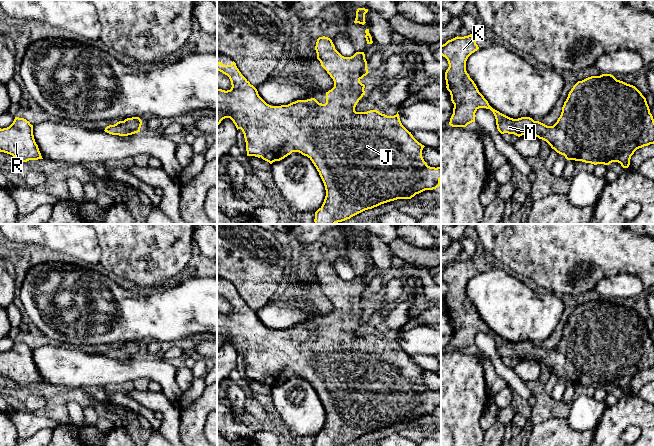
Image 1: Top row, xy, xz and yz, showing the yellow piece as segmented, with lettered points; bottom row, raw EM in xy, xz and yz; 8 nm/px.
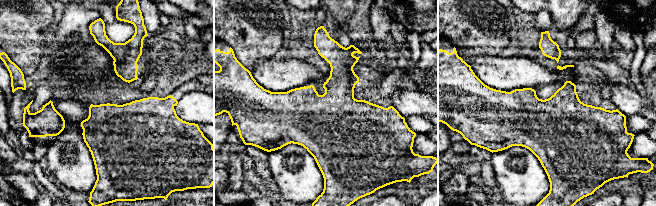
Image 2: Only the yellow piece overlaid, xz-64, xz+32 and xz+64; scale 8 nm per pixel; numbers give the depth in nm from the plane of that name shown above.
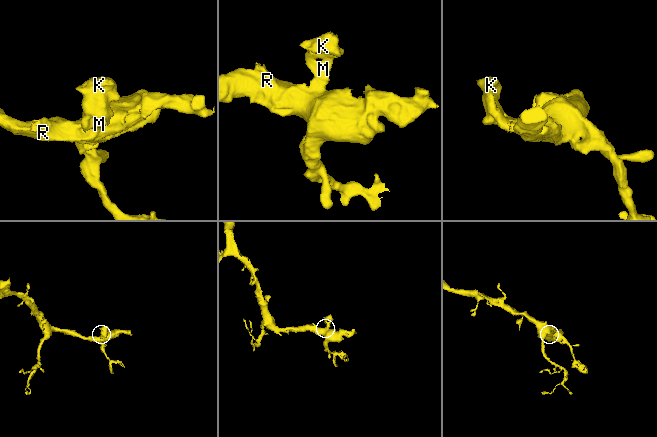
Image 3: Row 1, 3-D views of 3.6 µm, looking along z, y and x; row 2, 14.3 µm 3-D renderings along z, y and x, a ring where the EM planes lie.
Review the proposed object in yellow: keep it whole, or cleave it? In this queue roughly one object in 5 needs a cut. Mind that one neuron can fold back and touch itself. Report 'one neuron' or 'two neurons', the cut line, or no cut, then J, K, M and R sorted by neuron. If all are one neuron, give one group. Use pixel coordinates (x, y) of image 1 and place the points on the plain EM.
one neuron; cut none; groups J K M R

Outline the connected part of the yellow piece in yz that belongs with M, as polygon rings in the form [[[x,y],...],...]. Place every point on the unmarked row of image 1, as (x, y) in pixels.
[[[472,258],[457,260],[441,269],[441,279],[449,288],[445,296],[446,312],[454,328],[450,350],[466,351],[475,346],[475,337],[479,332],[486,332],[493,336],[497,353],[501,358],[536,360],[546,365],[567,384],[594,389],[618,386],[623,392],[629,391],[631,380],[637,373],[654,368],[654,343],[646,322],[635,310],[617,304],[611,298],[591,300],[578,305],[569,316],[561,339],[553,350],[534,345],[530,341],[513,343],[500,337],[489,329],[466,295],[468,281],[478,273]]]

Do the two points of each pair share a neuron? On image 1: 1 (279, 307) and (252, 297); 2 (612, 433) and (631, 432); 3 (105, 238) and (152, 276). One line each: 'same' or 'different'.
1: different
2: different
3: same

